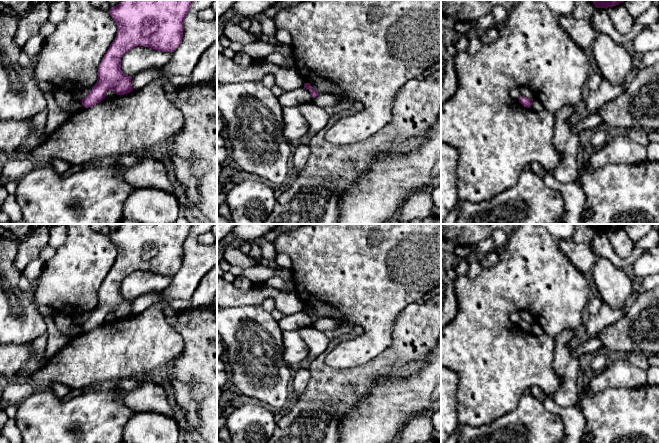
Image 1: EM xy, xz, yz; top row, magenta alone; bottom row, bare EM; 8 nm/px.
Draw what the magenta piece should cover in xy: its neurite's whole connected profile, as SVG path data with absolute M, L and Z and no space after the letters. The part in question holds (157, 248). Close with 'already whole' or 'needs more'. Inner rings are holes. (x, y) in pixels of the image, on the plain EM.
M121 224L119 228L112 231L109 238L117 249L117 258L99 289L98 304L90 317L81 324L82 329L85 332L96 329L105 323L108 314L113 314L117 319L124 319L133 315L132 300L124 298L121 294L121 282L123 279L137 270L148 271L156 275L174 276L182 267L184 244L192 227L193 224Z; already whole

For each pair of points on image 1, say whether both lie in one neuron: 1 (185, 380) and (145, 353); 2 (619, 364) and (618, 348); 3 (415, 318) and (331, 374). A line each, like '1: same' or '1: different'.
1: different
2: different
3: same

